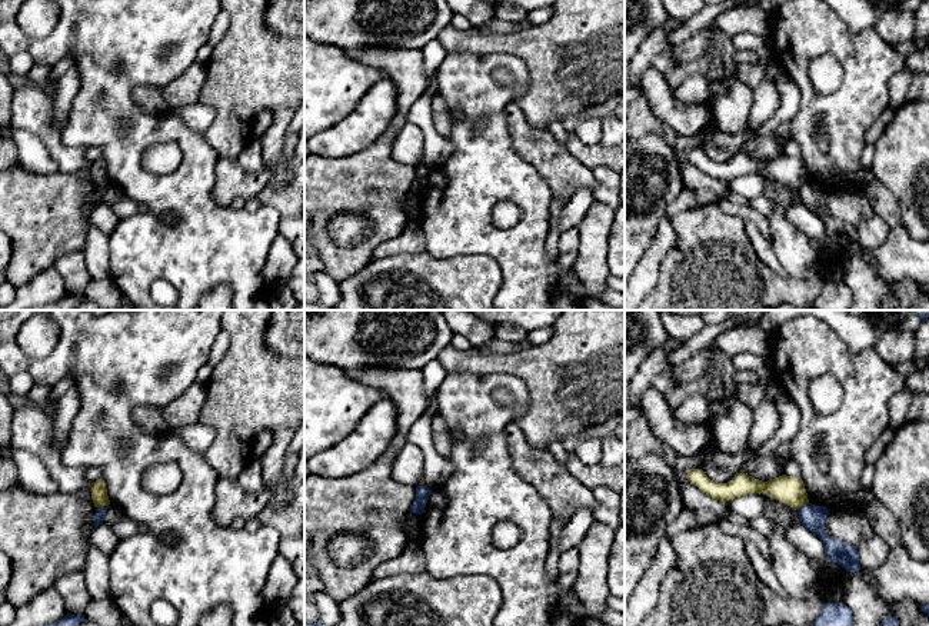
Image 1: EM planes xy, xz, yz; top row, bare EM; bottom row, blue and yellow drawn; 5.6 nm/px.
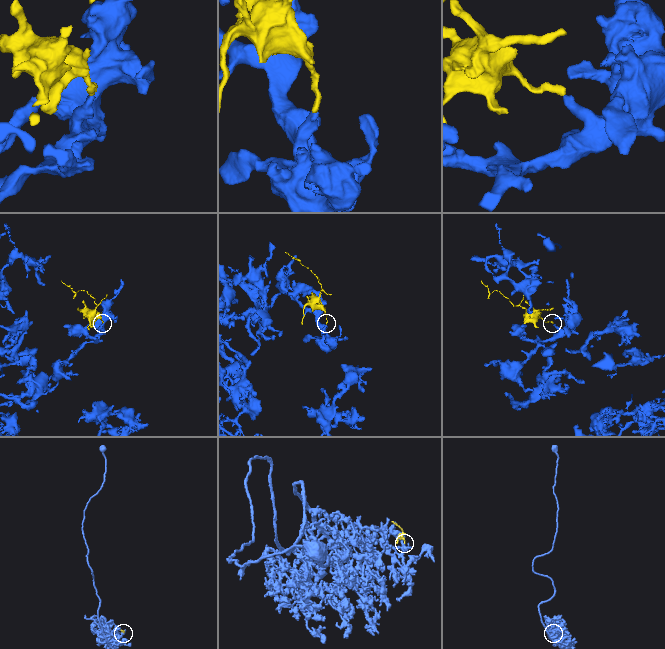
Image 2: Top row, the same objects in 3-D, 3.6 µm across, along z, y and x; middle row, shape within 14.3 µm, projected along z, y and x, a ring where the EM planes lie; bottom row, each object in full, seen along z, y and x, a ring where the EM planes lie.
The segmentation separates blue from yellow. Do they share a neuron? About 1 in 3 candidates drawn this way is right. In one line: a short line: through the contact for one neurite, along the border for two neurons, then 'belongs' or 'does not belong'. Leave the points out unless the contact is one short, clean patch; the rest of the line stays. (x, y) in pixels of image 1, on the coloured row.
xy (106, 505), (96, 508) | does not belong

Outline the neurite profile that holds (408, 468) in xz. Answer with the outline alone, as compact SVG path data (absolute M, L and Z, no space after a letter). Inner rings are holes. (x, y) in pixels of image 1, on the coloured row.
M407 443L393 459L392 476L400 485L416 487L423 477L423 472L423 452L413 443Z

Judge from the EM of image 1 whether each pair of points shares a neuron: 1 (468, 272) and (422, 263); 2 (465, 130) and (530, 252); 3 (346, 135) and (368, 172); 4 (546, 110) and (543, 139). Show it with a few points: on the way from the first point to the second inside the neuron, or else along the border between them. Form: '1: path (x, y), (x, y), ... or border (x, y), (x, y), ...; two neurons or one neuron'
1: path (456, 272), (433, 272); one neuron
2: path (489, 160), (530, 202), (530, 222); one neuron
3: border (383, 133), (366, 147), (350, 155), (323, 157); two neurons
4: border (519, 106), (532, 125), (552, 129); two neurons

